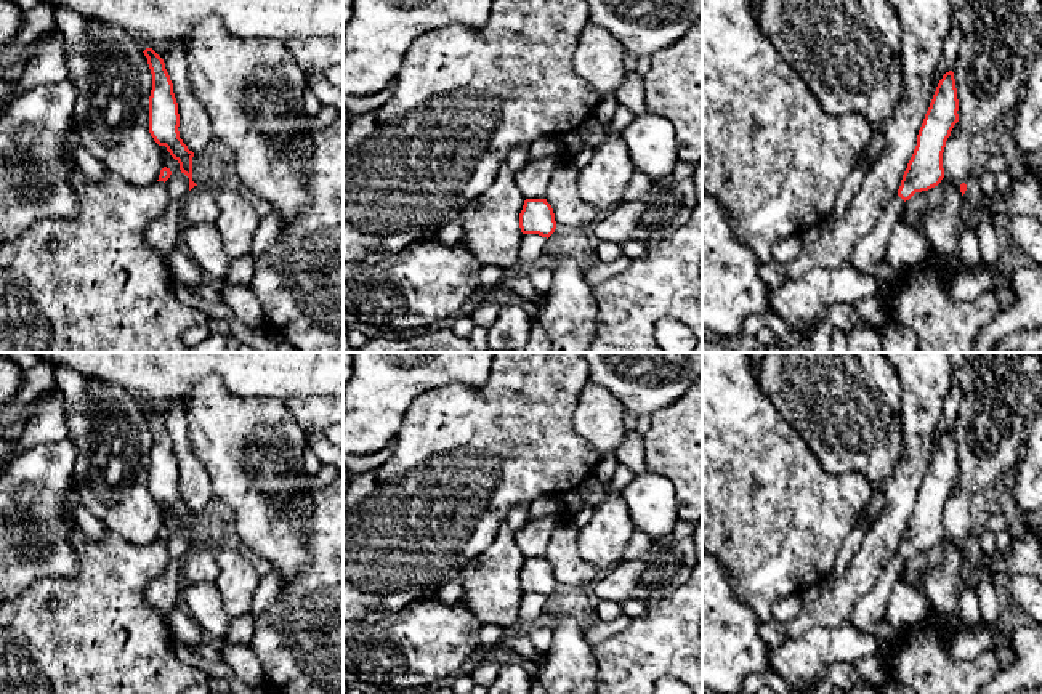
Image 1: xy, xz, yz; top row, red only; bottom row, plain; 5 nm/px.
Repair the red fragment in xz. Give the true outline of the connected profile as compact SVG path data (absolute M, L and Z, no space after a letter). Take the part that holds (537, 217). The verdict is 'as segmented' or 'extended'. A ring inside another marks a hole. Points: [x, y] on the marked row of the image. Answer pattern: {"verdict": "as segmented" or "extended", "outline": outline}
{"verdict": "as segmented", "outline": "M526 199L519 213L523 234L550 237L556 229L555 213L547 199Z"}

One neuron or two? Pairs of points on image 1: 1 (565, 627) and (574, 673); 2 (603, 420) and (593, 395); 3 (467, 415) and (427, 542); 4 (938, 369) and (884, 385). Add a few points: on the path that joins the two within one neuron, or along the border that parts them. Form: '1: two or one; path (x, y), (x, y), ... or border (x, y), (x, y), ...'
1: one; path (568, 638), (569, 662)
2: one; path (598, 414), (593, 401)
3: one; path (467, 447), (467, 455), (449, 486), (430, 510)
4: two; border (893, 369), (900, 380), (898, 417)

